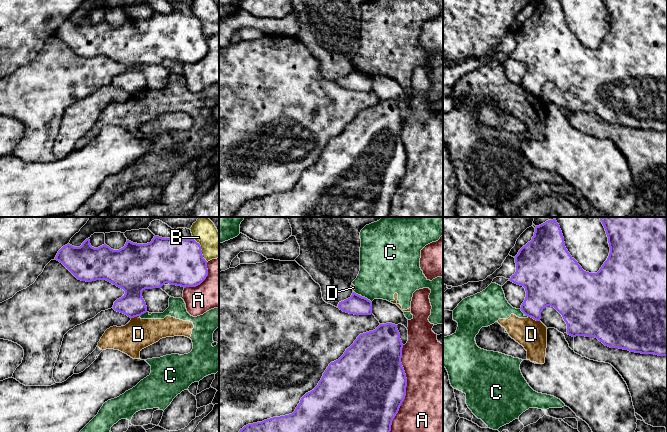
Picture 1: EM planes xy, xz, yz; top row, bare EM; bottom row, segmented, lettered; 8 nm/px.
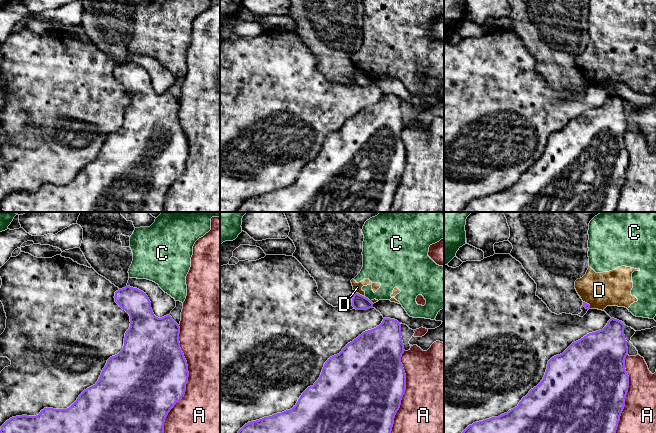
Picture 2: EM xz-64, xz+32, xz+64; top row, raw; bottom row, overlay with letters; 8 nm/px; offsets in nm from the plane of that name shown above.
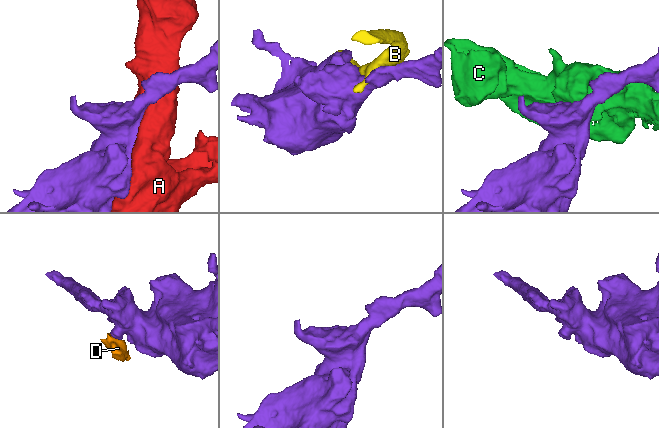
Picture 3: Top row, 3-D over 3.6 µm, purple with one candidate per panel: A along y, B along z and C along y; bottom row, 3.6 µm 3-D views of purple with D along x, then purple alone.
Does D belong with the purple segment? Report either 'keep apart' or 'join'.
keep apart

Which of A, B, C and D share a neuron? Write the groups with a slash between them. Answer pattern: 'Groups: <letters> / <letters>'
Groups: A / B / C D

